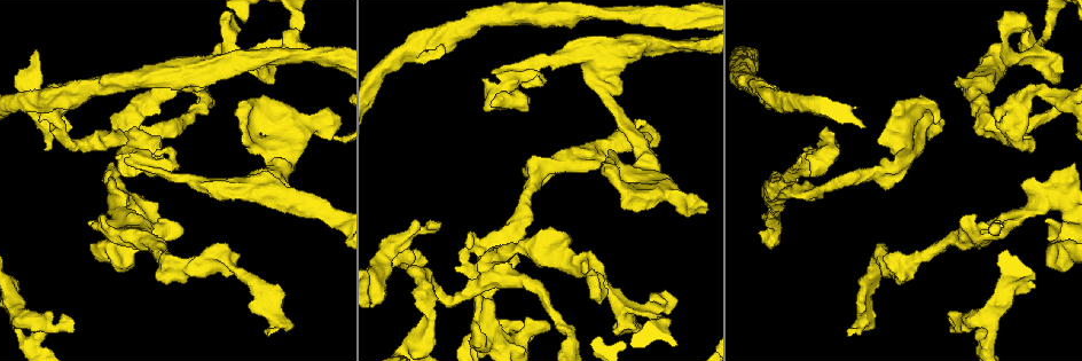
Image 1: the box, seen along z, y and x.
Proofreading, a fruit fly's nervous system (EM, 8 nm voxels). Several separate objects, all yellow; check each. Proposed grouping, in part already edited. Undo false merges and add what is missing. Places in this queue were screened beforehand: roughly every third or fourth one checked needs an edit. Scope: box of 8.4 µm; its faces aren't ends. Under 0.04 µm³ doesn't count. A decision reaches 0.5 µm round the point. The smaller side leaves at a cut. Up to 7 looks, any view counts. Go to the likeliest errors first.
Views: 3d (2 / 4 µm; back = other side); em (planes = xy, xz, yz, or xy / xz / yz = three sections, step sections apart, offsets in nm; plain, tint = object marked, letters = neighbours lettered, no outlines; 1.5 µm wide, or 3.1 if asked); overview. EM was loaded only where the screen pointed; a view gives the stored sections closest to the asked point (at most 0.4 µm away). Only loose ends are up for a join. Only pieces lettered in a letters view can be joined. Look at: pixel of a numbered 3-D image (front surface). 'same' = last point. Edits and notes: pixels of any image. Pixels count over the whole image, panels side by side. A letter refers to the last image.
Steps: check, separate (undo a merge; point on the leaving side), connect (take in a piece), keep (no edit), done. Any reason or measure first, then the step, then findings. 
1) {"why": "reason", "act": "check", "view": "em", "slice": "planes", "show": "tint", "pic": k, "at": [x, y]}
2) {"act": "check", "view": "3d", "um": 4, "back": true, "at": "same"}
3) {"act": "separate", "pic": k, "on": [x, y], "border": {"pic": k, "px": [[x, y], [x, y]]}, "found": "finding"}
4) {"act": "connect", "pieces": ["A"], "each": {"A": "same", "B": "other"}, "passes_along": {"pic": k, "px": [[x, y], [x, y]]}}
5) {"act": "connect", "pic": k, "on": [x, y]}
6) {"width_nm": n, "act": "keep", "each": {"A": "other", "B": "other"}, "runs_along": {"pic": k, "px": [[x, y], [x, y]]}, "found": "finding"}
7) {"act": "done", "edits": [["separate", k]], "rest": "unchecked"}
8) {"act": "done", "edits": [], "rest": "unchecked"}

{"why": "free end", "act": "check", "view": "em", "slice": "planes", "show": "letters", "pic": 1, "at": [831, 132]}

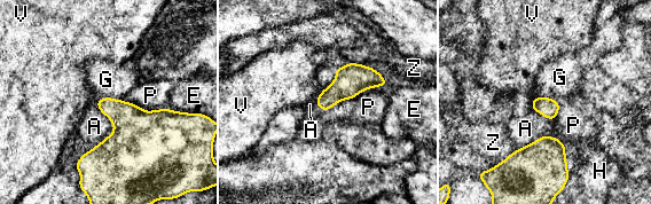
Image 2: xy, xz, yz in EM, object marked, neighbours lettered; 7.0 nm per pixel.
{"act": "connect", "pieces": ["G"], "each": {"A": "other", "E": "other", "G": "same", "H": "other", "P": "other", "V": "other", "Z": "other"}, "found": "the neuron continues"}

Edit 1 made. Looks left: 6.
{"why": "see it whole again", "act": "check", "view": "overview"}

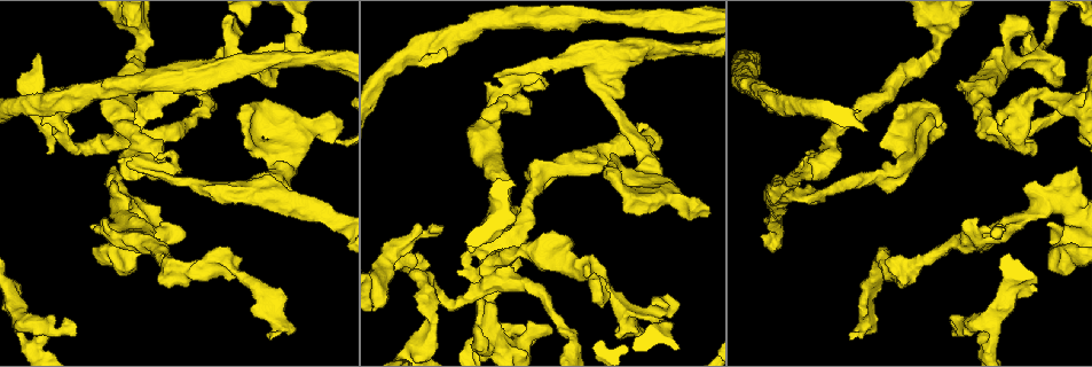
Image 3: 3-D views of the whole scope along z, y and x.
{"why": "an open end", "act": "check", "view": "em", "slice": "planes", "show": "letters", "pic": 3, "at": [704, 217]}

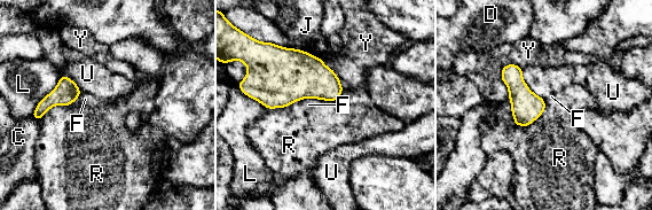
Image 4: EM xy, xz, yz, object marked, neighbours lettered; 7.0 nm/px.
{"act": "keep", "each": {"C": "other", "D": "other", "F": "other", "J": "other", "L": "other", "R": "other", "U": "other", "Y": "other"}, "found": "none of them fits"}

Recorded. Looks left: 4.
{"why": "branch stops here", "act": "check", "view": "em", "slice": "xy", "step": 8, "show": "tint", "pic": 3, "at": [1031, 291]}

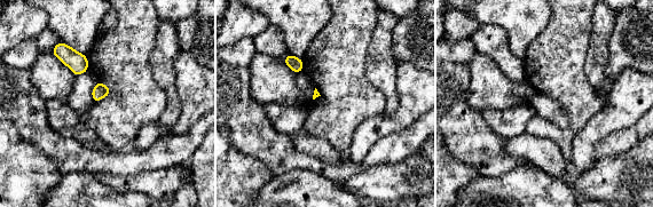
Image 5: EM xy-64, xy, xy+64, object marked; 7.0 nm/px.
{"why": "cut it another way", "act": "check", "view": "em", "slice": "planes", "show": "tint", "at": "same"}

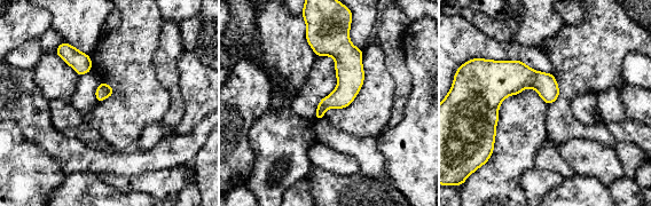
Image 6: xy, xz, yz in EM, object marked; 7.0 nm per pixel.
{"act": "check", "view": "em", "slice": "planes", "show": "letters", "at": "same"}

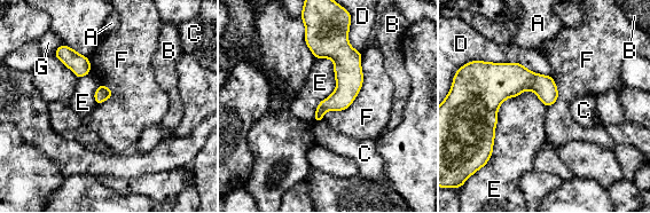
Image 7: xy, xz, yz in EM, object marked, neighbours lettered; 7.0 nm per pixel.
{"act": "keep", "each": {"A": "other", "B": "other", "C": "other", "D": "other", "E": "other", "F": "other", "G": "other"}, "runs_along": {"pic": 7, "px": [[329, 34], [343, 89], [316, 118]]}, "found": "none of them fits"}

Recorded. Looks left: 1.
{"act": "done", "edits": [["connect", 2]], "rest": "unchecked"}

